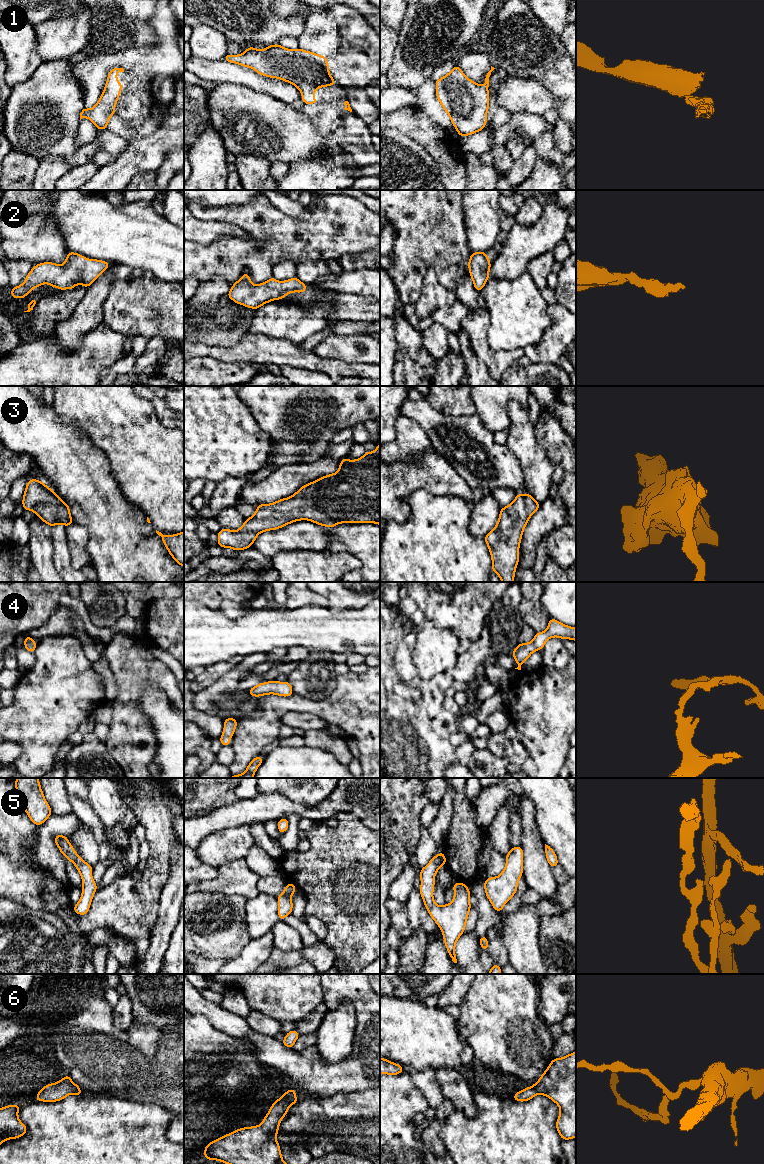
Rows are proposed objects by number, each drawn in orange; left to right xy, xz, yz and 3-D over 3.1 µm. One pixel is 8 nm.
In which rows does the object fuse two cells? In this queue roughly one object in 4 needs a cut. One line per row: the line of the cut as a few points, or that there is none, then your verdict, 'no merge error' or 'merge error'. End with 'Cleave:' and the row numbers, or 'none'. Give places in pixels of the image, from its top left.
1: cut none; no merge error
2: cut none; no merge error
3: cut none; no merge error
4: cut none; no merge error
5: cut none; no merge error
6: cut none; no merge error
Cleave: none

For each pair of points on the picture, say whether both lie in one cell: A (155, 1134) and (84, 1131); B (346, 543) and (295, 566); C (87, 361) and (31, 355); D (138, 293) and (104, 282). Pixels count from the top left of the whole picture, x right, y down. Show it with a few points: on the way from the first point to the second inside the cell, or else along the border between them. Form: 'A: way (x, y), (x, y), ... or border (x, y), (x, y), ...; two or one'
A: way (137, 1134), (102, 1134); one
B: border (322, 552), (326, 555), (336, 552), (348, 553); two
C: way (73, 361), (45, 361); one
D: border (114, 276), (108, 295), (101, 306); two

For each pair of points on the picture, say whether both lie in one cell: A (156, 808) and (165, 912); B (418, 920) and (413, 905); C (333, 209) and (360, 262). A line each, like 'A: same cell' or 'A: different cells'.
A: different cells
B: same cell
C: different cells

